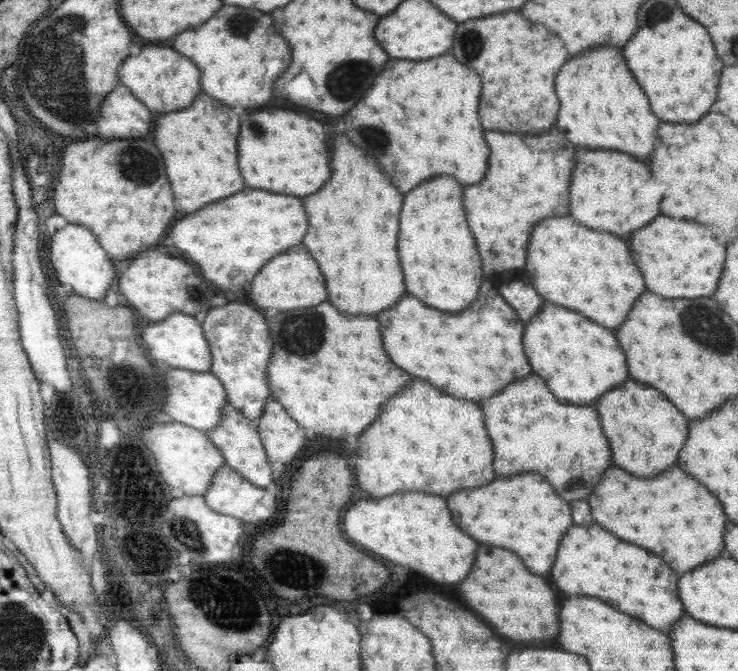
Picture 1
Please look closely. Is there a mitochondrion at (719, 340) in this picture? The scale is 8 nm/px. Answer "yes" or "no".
yes

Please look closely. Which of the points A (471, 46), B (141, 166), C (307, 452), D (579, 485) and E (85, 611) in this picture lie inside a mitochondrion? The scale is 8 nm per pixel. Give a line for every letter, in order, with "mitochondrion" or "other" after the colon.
A: mitochondrion
B: mitochondrion
C: other
D: mitochondrion
E: other

